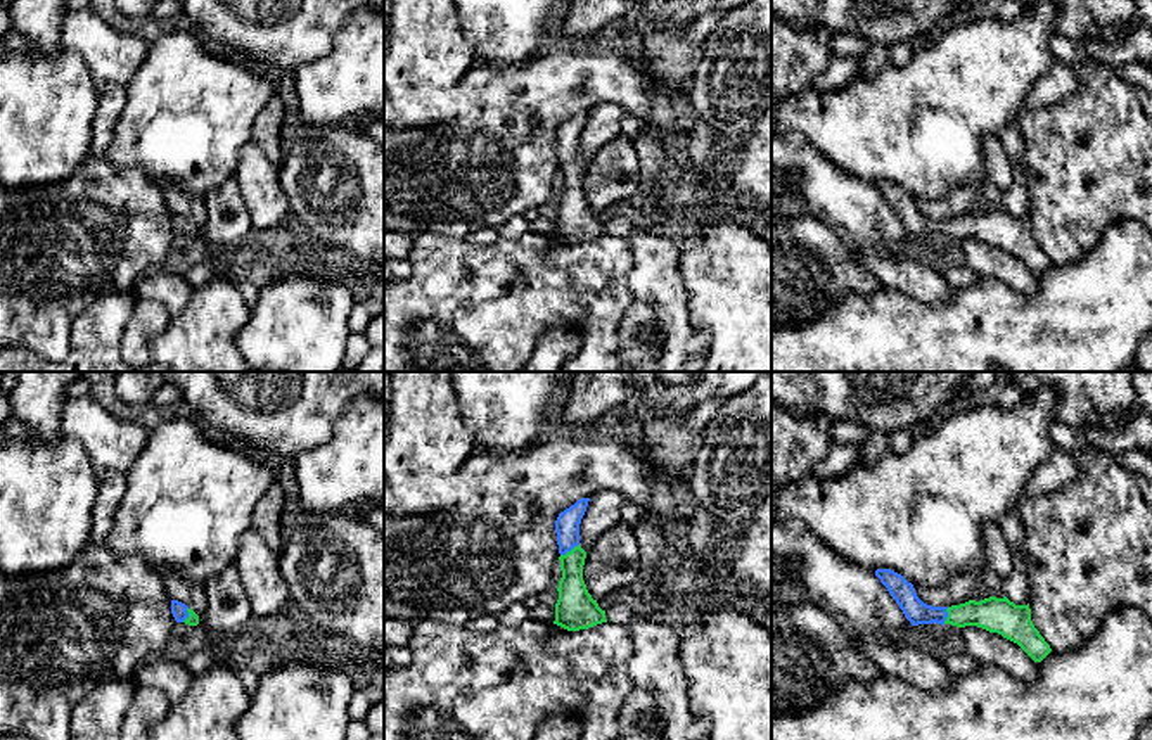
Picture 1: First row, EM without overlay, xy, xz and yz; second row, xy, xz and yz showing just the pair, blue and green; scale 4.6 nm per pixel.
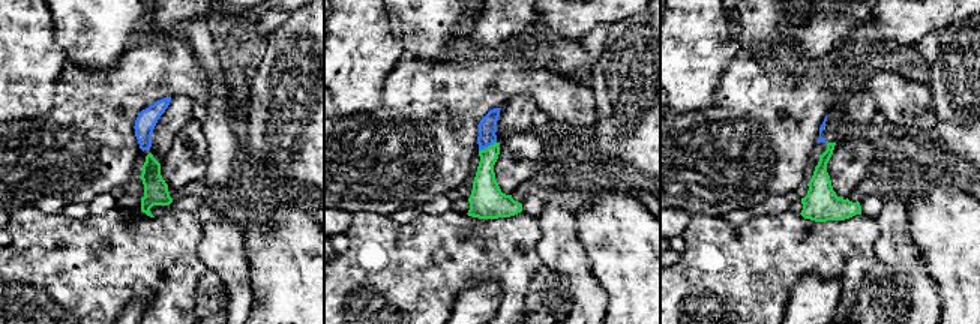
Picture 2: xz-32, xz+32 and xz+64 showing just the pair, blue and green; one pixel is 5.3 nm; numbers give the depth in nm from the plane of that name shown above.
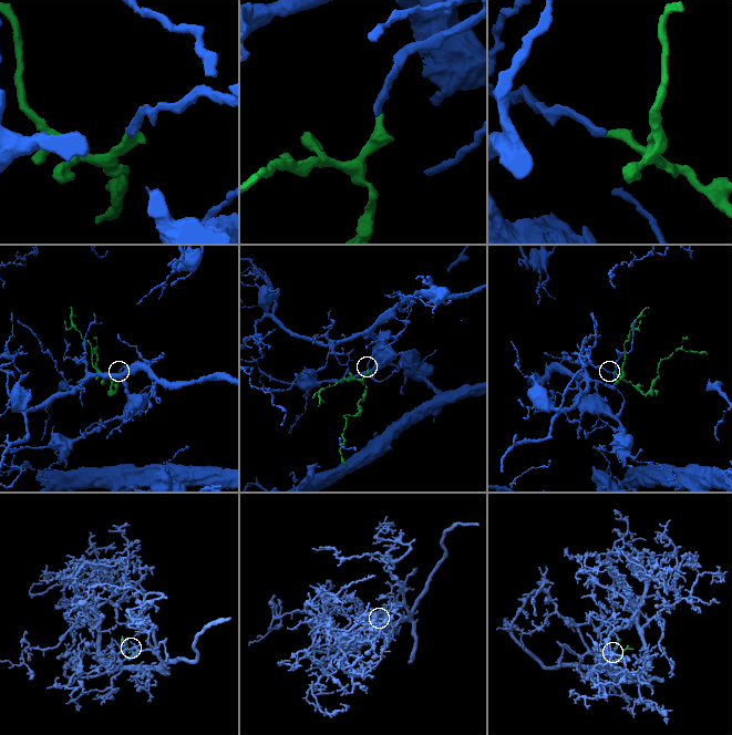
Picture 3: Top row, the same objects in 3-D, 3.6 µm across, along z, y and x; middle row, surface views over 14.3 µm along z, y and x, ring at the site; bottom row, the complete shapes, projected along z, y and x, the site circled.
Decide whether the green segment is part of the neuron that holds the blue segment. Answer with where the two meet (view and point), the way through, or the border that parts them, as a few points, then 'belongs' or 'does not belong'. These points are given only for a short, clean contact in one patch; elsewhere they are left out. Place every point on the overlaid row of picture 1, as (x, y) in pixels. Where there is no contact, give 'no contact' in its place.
xz (569, 550) | across xz (568, 523), (569, 550), (575, 604) | belongs

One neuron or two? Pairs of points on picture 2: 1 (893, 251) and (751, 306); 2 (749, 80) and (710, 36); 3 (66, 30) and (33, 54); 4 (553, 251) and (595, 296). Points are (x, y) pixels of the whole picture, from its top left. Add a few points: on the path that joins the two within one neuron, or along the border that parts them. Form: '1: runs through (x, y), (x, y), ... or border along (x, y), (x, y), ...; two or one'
1: border along (877, 221), (878, 261); two
2: border along (740, 53), (724, 68), (715, 92); two
3: border along (51, 15), (56, 44), (68, 62); two
4: runs through (565, 258), (575, 269), (583, 284); one

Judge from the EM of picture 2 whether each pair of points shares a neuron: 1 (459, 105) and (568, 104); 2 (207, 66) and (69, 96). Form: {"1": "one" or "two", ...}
{"1": "one", "2": "two"}

